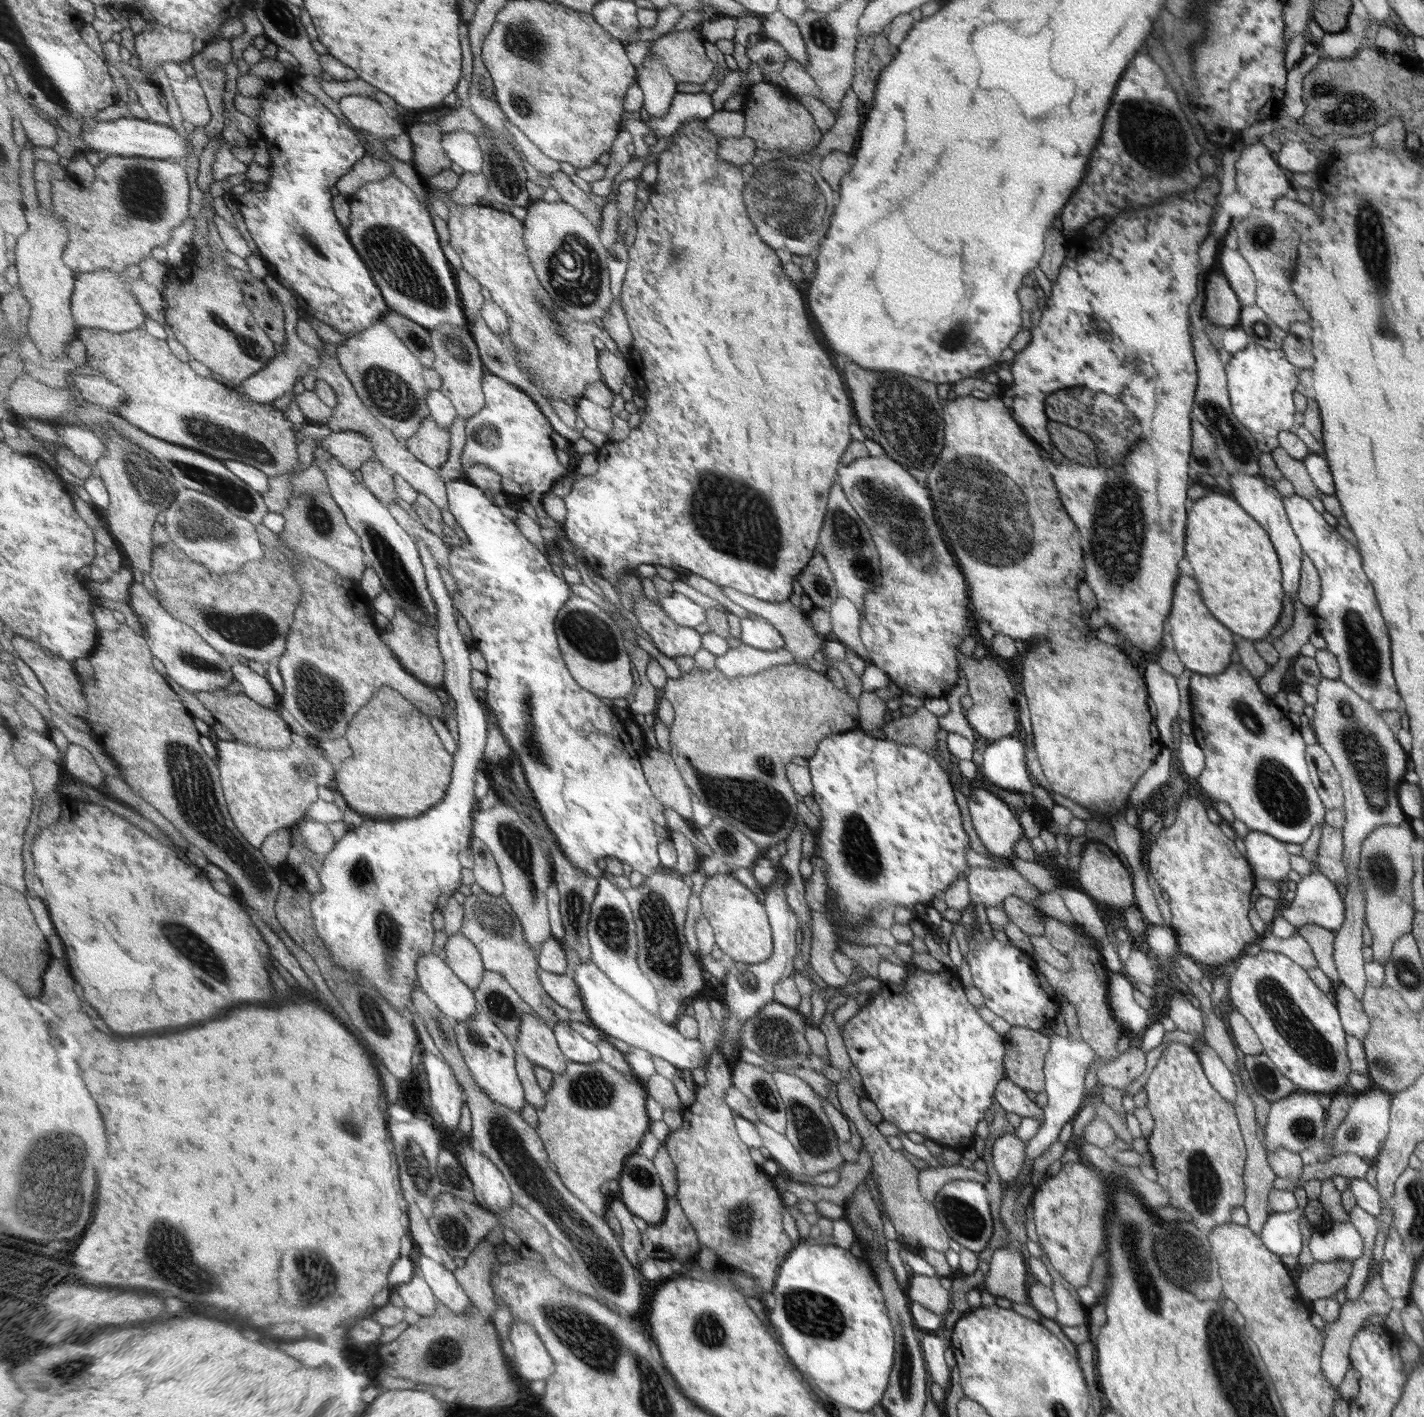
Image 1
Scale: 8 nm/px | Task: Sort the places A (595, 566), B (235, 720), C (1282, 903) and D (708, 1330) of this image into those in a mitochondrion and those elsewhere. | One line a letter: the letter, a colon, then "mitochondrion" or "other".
A: other
B: other
C: other
D: mitochondrion

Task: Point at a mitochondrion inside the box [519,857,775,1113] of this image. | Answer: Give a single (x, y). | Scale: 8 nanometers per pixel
(662, 949)

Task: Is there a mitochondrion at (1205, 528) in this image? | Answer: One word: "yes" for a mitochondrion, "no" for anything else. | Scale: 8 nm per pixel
no

